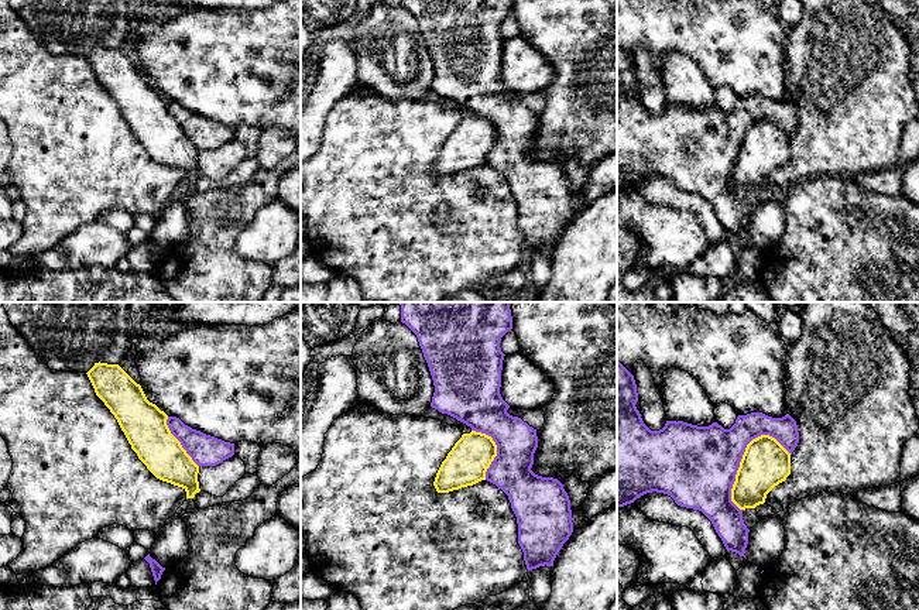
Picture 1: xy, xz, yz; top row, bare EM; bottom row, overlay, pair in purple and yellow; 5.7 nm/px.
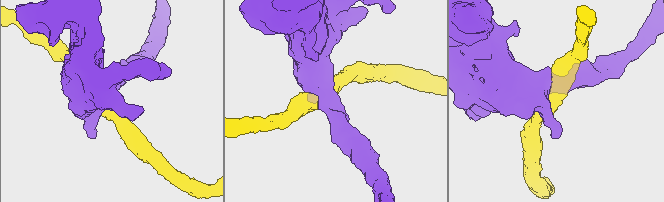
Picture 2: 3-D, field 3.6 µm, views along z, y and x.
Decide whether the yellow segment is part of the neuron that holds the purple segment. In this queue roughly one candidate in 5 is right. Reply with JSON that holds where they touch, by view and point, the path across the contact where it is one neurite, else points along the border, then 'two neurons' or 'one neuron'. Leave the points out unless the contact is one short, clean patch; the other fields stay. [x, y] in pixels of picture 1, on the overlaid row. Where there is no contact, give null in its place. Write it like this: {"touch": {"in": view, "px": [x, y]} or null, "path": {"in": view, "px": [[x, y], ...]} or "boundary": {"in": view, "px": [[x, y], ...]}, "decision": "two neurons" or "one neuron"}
{"touch": {"in": "yz", "px": [739, 466]}, "decision": "two neurons"}

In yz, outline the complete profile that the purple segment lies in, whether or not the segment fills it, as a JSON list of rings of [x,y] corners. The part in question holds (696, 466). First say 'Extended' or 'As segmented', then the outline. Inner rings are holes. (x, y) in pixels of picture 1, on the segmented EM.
As segmented. [[[617,360],[617,507],[634,503],[647,493],[663,493],[671,496],[680,507],[702,511],[713,524],[727,551],[744,556],[750,530],[744,524],[743,510],[731,501],[731,489],[747,445],[761,436],[775,438],[791,455],[799,442],[796,421],[786,414],[772,418],[762,412],[738,415],[730,429],[717,422],[709,426],[697,426],[683,421],[666,421],[659,431],[651,431],[642,421],[635,404],[638,401],[634,376]]]

